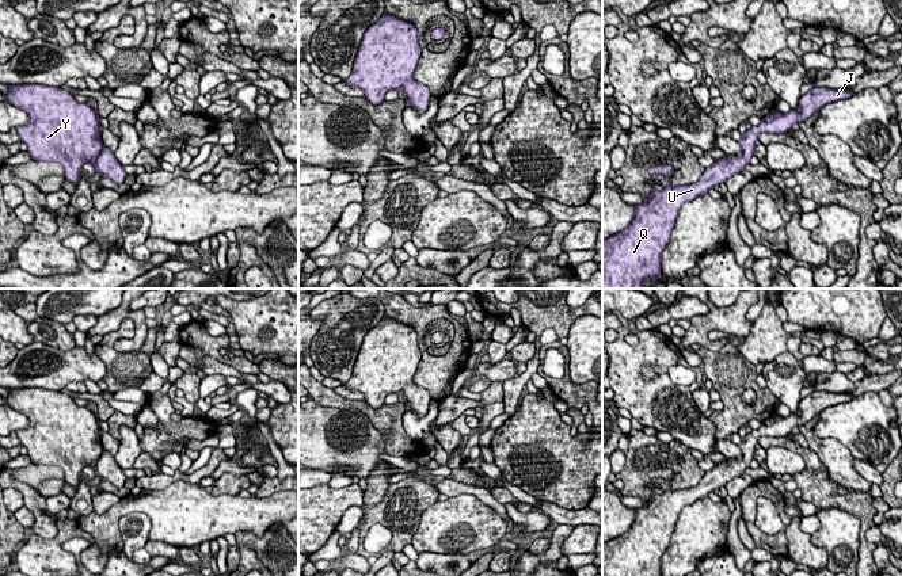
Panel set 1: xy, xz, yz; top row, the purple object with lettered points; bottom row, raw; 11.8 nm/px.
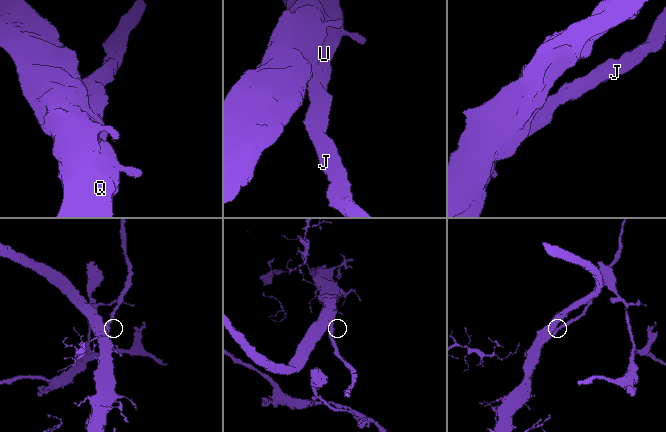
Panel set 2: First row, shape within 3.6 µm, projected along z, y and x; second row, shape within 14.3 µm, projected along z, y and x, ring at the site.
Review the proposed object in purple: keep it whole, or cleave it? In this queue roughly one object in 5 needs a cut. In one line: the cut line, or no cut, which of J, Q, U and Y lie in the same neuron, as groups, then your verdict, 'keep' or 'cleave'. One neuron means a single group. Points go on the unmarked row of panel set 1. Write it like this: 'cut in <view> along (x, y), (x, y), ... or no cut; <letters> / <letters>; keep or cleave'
no cut; J Q U Y; keep

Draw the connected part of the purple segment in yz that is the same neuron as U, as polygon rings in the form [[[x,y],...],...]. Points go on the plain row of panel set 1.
[[[812,392],[799,403],[800,415],[796,416],[791,412],[789,416],[781,417],[773,412],[765,421],[761,423],[758,430],[751,430],[742,438],[738,445],[742,451],[741,459],[726,458],[723,462],[716,464],[711,470],[705,472],[701,481],[689,489],[669,489],[663,493],[654,493],[651,499],[642,499],[644,506],[635,510],[635,522],[621,535],[605,542],[602,545],[602,576],[661,576],[661,558],[669,546],[671,534],[674,533],[680,512],[685,506],[690,506],[699,499],[708,496],[715,488],[726,485],[734,477],[742,474],[754,458],[754,453],[761,436],[781,438],[792,432],[793,427],[799,427],[811,421],[814,416],[819,415],[823,409],[853,400],[850,393],[830,393],[830,392]]]

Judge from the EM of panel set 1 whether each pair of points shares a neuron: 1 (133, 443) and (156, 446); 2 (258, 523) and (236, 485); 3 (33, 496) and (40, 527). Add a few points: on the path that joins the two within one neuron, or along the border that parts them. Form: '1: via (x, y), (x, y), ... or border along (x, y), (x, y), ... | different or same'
1: border along (139, 441), (143, 451) | different
2: border along (209, 492), (213, 495), (238, 494) | different
3: via (37, 504), (40, 519) | same

